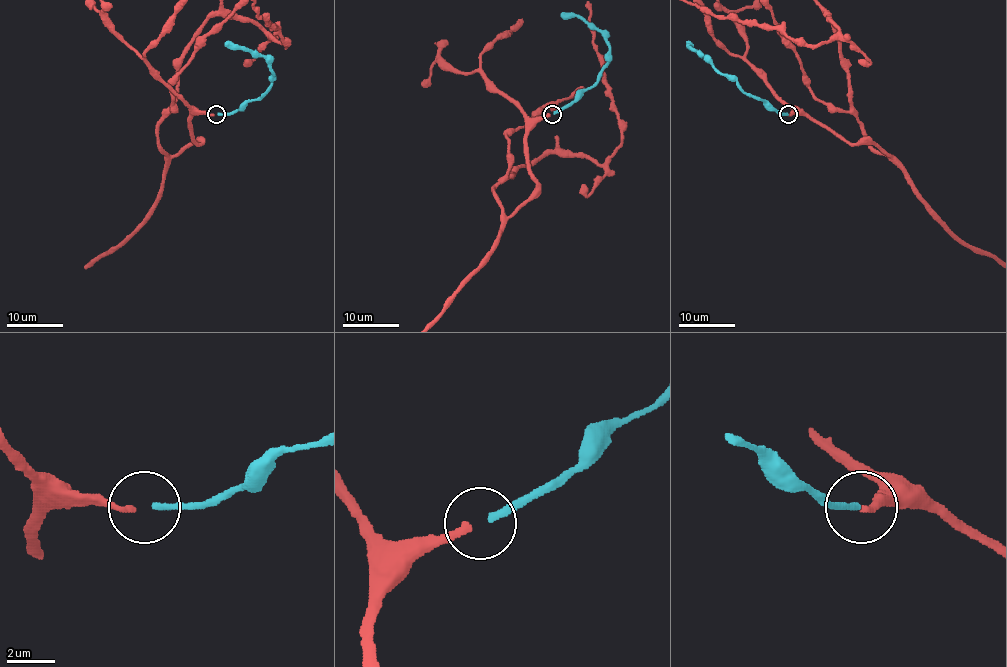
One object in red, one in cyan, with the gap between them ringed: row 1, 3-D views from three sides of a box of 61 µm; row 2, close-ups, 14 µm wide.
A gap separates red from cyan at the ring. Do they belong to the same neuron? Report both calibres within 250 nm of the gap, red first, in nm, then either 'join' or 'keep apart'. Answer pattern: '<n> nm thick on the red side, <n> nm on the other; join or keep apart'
280 nm thick on the red side, 280 nm on the other; join

